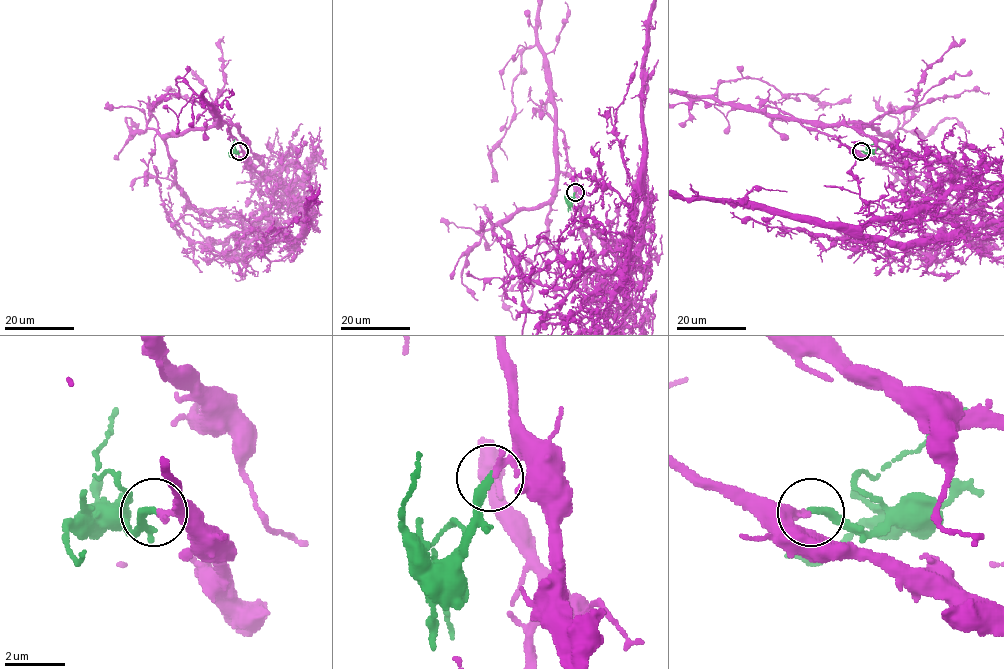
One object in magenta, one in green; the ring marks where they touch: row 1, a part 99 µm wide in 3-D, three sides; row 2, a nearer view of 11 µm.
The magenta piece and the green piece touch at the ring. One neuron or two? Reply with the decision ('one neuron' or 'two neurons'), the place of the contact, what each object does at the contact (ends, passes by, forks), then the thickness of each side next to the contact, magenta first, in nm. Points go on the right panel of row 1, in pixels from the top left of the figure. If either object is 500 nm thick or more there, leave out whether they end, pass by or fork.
one neuron | (861, 151) | magenta ends | green ends | 240/280 nm

